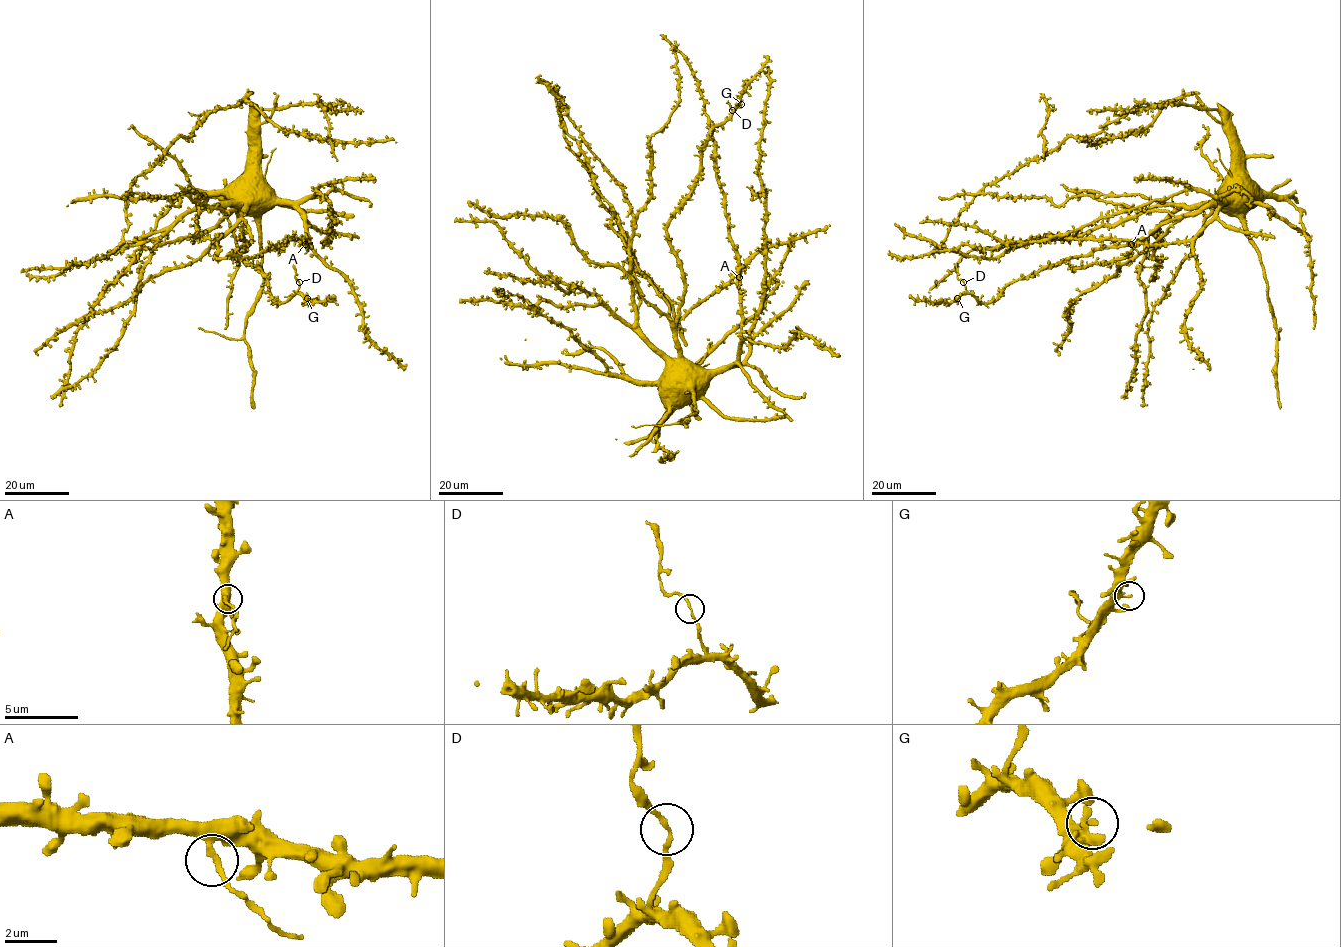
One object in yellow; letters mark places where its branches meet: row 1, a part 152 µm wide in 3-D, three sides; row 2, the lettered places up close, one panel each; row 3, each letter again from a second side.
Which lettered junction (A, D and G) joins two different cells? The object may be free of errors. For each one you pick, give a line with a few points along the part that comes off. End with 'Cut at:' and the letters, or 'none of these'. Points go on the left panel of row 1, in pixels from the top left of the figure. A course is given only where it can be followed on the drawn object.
D: (299, 283), (294, 263)
Cut at: D

